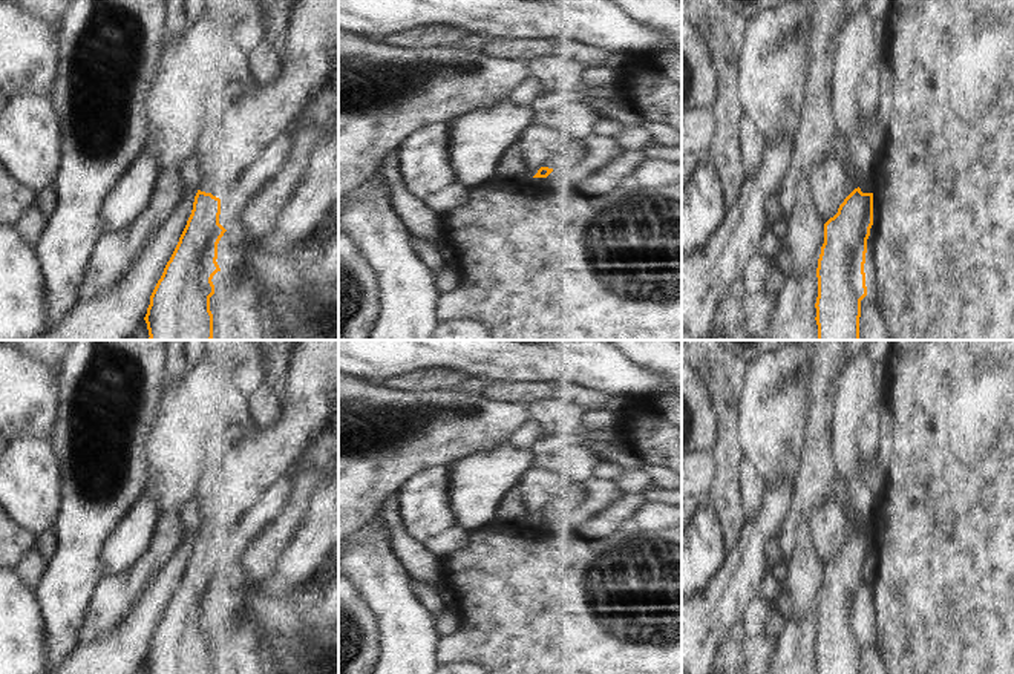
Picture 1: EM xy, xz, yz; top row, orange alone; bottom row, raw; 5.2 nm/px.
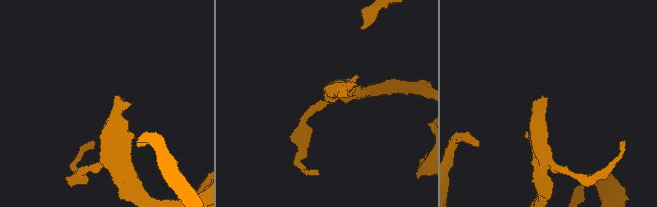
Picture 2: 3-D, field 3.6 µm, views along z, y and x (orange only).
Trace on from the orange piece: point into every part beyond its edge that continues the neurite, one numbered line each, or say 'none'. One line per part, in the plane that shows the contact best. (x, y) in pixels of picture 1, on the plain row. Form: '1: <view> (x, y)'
1: xy (242, 466)

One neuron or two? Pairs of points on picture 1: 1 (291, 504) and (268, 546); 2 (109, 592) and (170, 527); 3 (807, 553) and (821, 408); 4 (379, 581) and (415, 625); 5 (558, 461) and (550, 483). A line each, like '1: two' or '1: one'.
1: one
2: one
3: two
4: one
5: two

